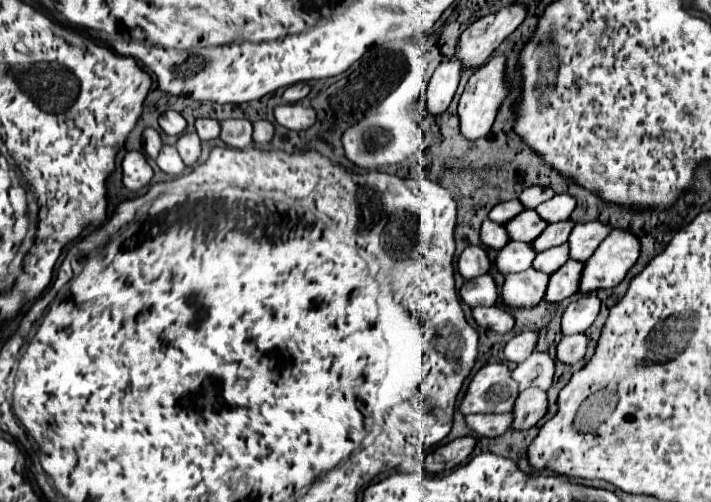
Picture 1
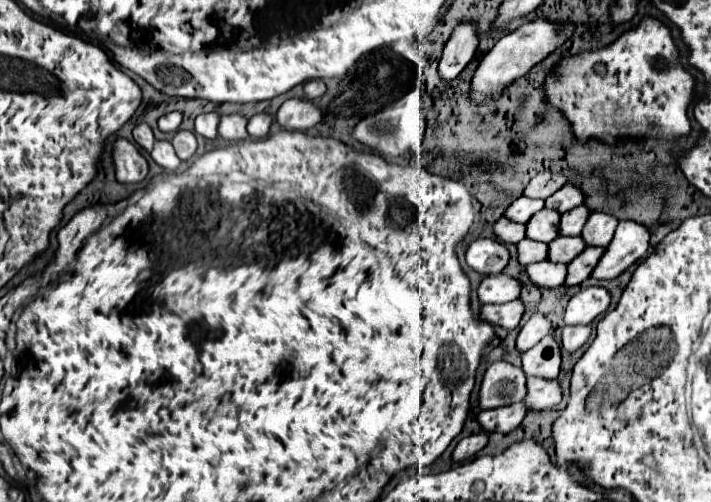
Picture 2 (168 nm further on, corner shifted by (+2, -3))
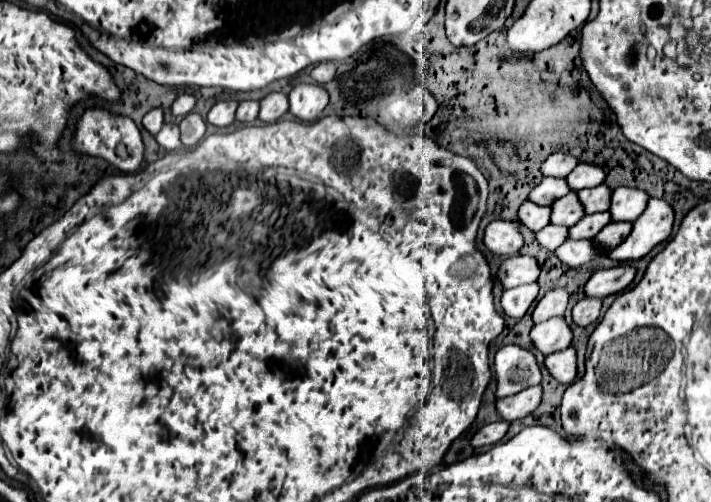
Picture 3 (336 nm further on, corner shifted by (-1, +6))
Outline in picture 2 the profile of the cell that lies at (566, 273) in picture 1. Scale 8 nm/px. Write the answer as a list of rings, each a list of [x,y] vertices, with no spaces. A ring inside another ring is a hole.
[[[585,249],[581,255],[577,255],[569,265],[567,265],[567,277],[565,277],[565,287],[575,287],[581,285],[591,271],[595,269],[597,261],[601,259],[605,249]]]

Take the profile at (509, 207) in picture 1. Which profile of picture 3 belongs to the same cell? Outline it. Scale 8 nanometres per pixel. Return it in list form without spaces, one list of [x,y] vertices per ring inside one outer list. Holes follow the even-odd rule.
[[[548,176],[530,192],[528,200],[532,200],[534,204],[552,204],[554,200],[566,196],[568,192],[572,192],[572,190],[570,190],[566,178],[552,178],[552,176]]]

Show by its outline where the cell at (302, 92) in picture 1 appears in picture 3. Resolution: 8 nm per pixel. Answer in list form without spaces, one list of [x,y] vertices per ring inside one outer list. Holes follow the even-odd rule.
[[[322,62],[318,64],[314,70],[312,70],[312,78],[318,82],[318,84],[326,84],[334,78],[336,74],[336,64],[334,62]]]

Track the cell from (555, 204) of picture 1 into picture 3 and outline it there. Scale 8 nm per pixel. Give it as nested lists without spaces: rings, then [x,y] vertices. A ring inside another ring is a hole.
[[[578,164],[568,176],[568,184],[572,190],[582,190],[582,188],[592,188],[602,184],[606,178],[606,172],[598,164]]]

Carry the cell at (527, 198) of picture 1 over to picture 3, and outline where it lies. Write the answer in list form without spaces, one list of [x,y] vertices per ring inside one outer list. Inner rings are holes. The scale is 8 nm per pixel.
[[[554,152],[554,154],[550,154],[550,156],[546,158],[546,162],[542,164],[542,174],[544,174],[544,176],[564,178],[564,176],[568,176],[568,174],[576,168],[578,162],[580,162],[580,160],[578,160],[576,156],[572,156],[572,154]]]

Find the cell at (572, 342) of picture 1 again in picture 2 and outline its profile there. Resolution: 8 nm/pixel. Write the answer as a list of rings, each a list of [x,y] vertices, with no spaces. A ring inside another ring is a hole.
[[[577,325],[577,327],[565,327],[563,329],[563,349],[573,353],[577,351],[587,339],[589,339],[589,333],[591,333],[591,327],[589,325]]]

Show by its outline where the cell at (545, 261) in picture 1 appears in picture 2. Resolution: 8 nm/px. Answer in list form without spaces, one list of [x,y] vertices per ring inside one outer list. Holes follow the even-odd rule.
[[[557,237],[549,243],[549,255],[547,259],[553,263],[571,263],[581,251],[585,249],[585,243],[581,237]]]

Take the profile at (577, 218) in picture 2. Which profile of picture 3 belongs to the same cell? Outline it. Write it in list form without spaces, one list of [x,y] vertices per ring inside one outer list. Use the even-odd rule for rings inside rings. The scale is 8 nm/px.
[[[600,184],[594,188],[584,188],[582,192],[578,192],[578,196],[586,208],[586,214],[594,214],[594,212],[604,212],[610,208],[612,190],[606,184]]]

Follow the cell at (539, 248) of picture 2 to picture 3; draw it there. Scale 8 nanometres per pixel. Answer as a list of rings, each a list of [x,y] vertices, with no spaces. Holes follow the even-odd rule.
[[[550,224],[548,228],[542,228],[540,232],[536,232],[536,240],[540,242],[540,246],[544,246],[550,252],[554,252],[560,244],[564,244],[566,238],[568,238],[568,228],[566,226]]]

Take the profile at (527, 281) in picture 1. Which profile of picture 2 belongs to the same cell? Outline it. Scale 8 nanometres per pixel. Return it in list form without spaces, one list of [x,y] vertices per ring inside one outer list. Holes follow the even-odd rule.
[[[539,261],[525,267],[529,281],[541,289],[555,289],[563,285],[567,265],[553,265],[551,261]]]

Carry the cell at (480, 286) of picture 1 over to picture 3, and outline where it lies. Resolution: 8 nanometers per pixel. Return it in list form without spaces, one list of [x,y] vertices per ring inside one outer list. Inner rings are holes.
[[[512,256],[506,258],[498,270],[498,278],[504,288],[514,288],[520,284],[536,282],[540,276],[540,264],[534,256]]]

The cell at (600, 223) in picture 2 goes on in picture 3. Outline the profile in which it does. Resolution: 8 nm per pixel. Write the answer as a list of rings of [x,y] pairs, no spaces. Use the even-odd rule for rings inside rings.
[[[626,186],[616,188],[612,194],[612,206],[610,206],[612,220],[634,222],[646,210],[648,200],[650,196],[640,188],[626,188]]]

